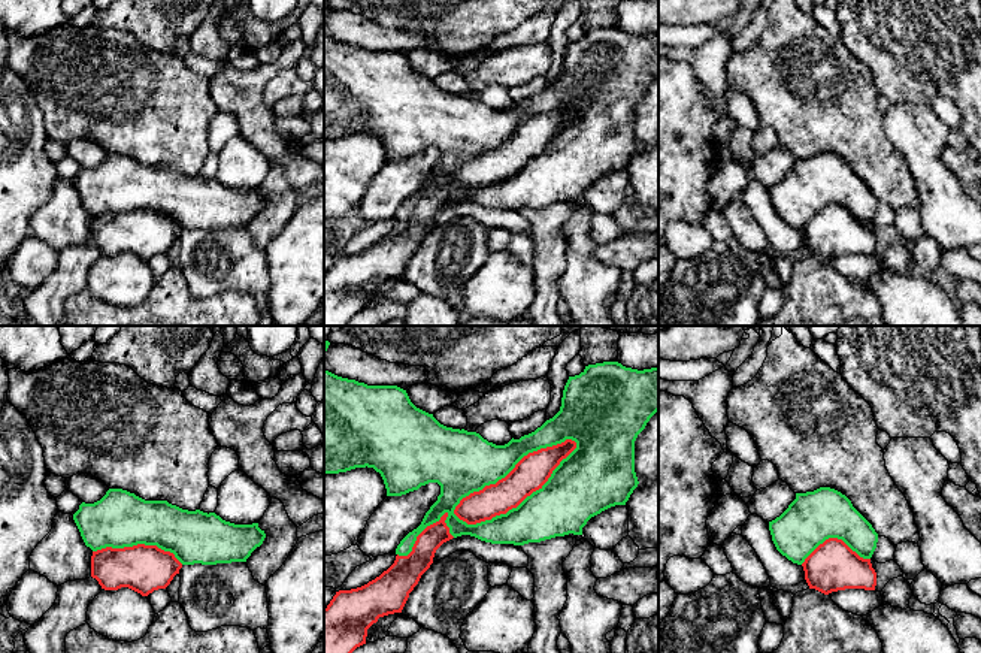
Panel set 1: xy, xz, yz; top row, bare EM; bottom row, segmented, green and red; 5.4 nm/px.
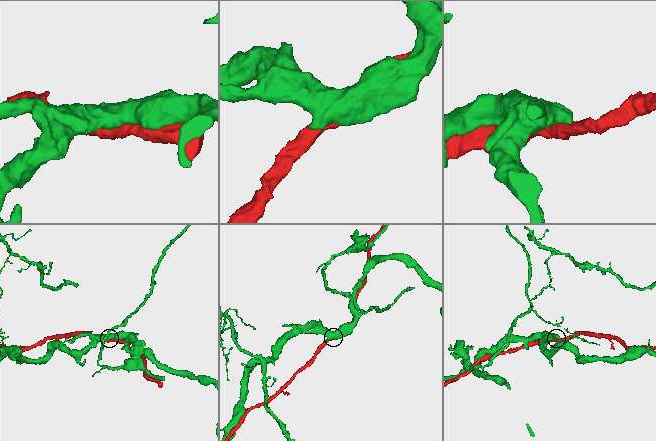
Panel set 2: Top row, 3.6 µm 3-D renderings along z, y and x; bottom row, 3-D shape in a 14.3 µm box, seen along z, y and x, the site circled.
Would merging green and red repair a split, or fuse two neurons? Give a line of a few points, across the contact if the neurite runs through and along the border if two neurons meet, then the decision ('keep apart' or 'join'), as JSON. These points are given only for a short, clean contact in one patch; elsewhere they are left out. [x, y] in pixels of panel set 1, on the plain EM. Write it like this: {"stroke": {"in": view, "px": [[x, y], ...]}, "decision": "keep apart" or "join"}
{"decision": "join"}

